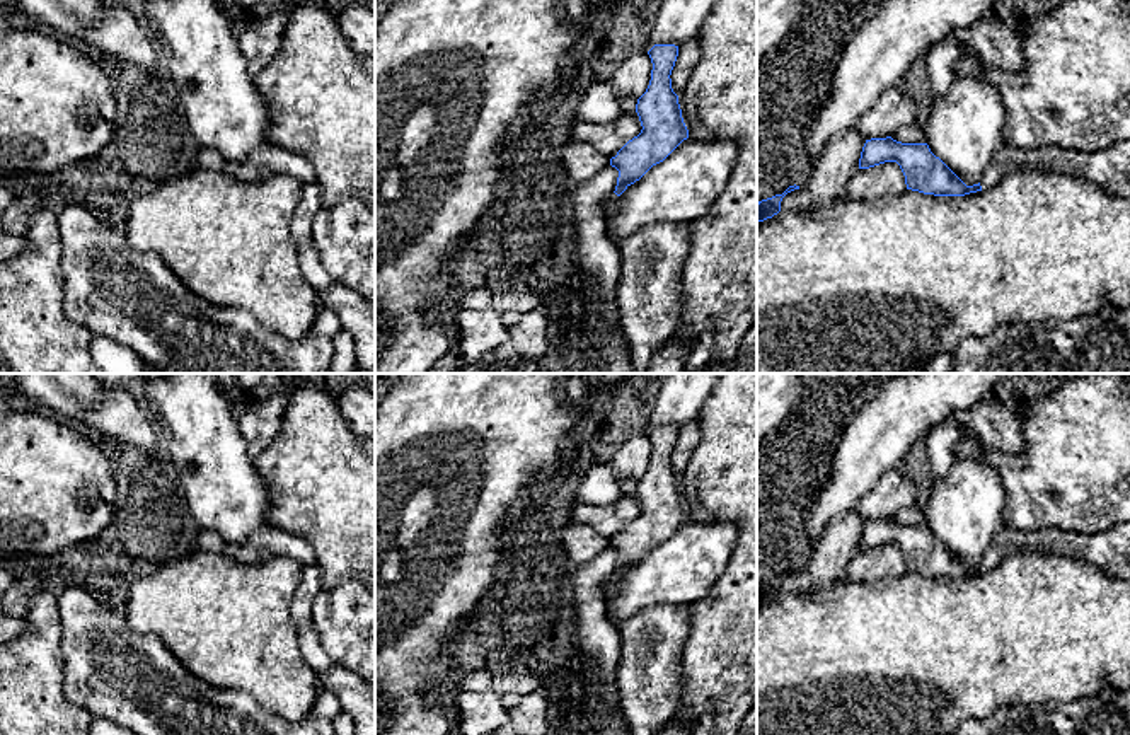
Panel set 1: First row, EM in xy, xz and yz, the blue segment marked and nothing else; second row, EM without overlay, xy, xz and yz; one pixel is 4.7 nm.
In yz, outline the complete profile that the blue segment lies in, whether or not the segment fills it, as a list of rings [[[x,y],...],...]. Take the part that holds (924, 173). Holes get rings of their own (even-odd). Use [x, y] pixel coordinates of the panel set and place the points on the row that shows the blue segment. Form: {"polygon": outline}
{"polygon": [[[886,138],[866,140],[859,169],[897,162],[907,189],[934,196],[965,196],[997,184],[1004,176],[1023,171],[1053,171],[1079,176],[1099,189],[1130,198],[1130,142],[1094,152],[1079,152],[1055,145],[1014,148],[1004,145],[983,171],[978,184],[966,186],[927,143],[902,143]]]}

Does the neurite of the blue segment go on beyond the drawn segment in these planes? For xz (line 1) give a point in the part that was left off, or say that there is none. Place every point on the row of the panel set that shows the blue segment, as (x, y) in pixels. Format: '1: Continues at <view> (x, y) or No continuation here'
1: No continuation here

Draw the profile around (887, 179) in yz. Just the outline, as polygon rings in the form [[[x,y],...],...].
[[[885,162],[869,169],[859,169],[847,182],[844,198],[874,201],[893,198],[907,189],[905,176],[897,162]]]

